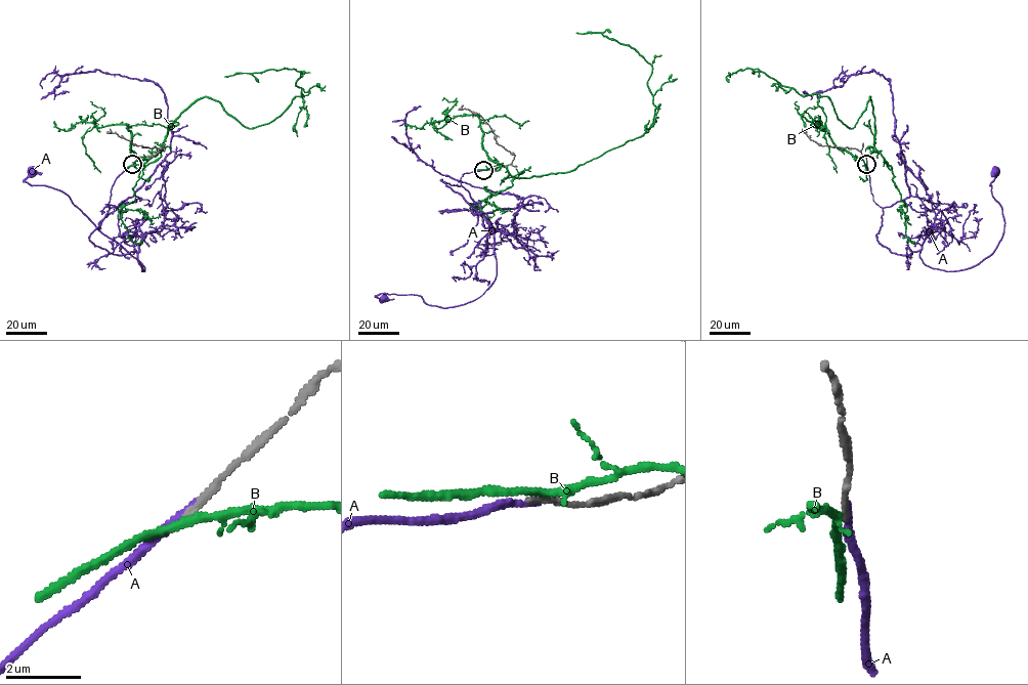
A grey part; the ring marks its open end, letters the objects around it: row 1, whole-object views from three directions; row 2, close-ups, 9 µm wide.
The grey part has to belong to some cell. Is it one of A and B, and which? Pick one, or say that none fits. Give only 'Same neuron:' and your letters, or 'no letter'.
Same neuron: A

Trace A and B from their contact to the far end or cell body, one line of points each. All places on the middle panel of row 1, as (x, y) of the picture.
A: (483, 170), (460, 186), (441, 180), (493, 229), (494, 283), (452, 307), (383, 298)
B: (483, 170), (503, 165), (519, 178), (569, 172), (653, 122), (652, 67), (600, 33), (576, 33)

